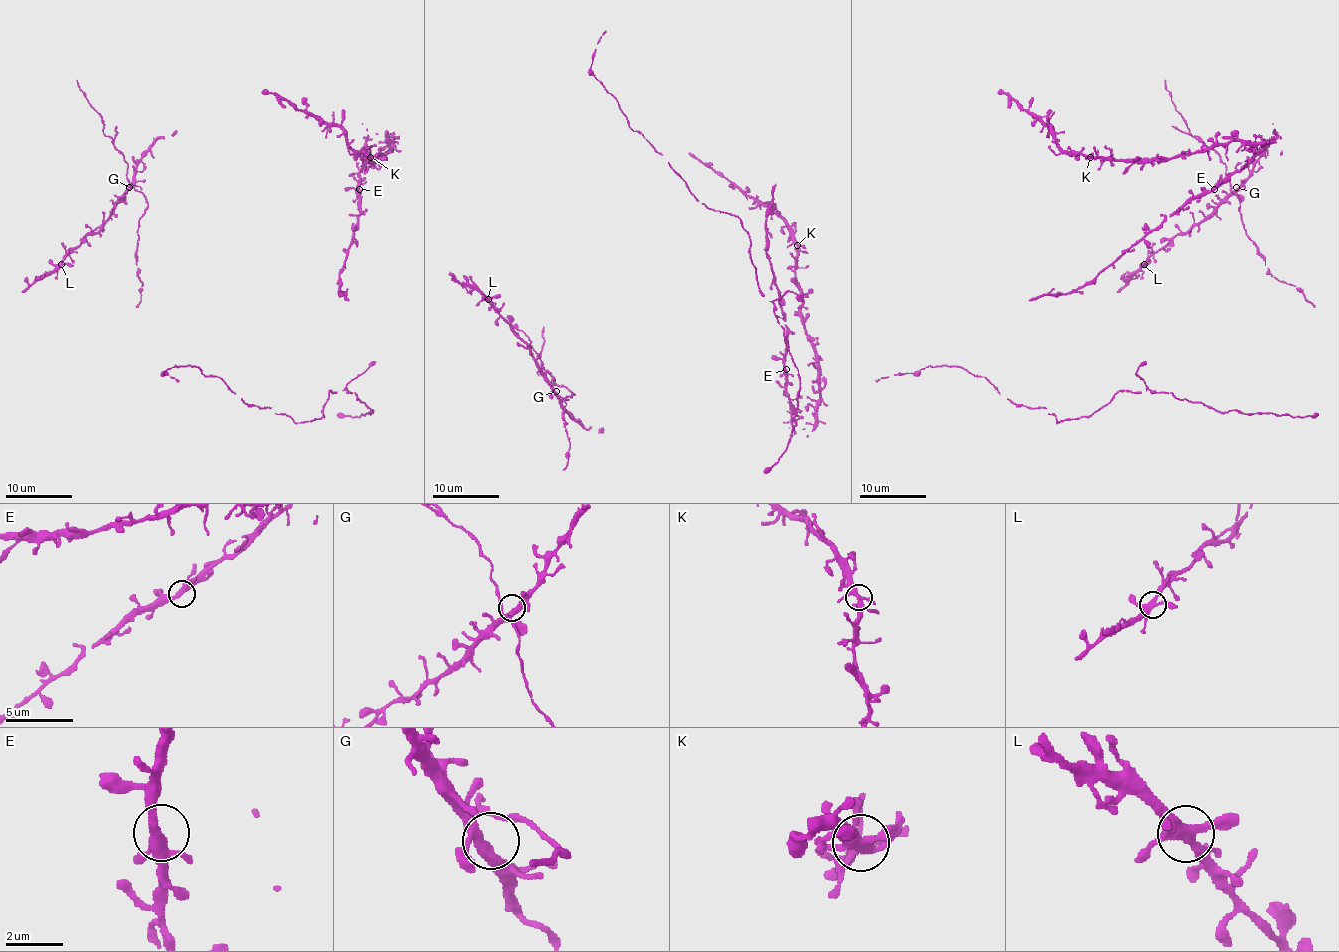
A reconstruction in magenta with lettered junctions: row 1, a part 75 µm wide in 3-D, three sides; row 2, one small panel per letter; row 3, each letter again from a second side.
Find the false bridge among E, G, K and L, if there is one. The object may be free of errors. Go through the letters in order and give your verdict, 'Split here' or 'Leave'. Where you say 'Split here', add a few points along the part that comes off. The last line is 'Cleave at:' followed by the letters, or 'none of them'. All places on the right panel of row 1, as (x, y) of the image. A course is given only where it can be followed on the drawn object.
E: Leave
G: Leave
K: Leave
L: Leave
Cleave at: none of them

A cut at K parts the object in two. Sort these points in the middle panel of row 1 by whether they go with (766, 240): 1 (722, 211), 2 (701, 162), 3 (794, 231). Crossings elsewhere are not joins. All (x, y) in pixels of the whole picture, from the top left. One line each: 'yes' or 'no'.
1: yes
2: no
3: no

